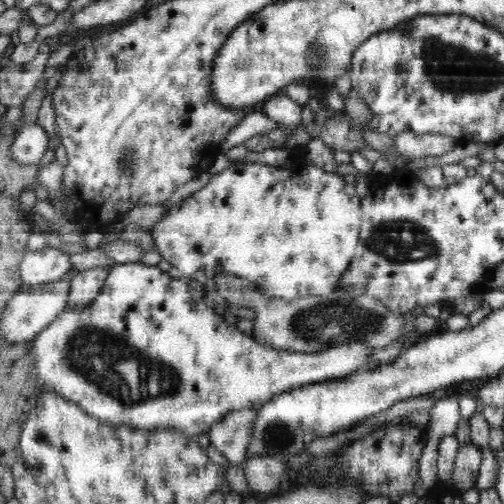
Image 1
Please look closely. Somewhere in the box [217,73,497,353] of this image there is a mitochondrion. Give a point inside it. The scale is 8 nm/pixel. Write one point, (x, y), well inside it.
(318, 322)

